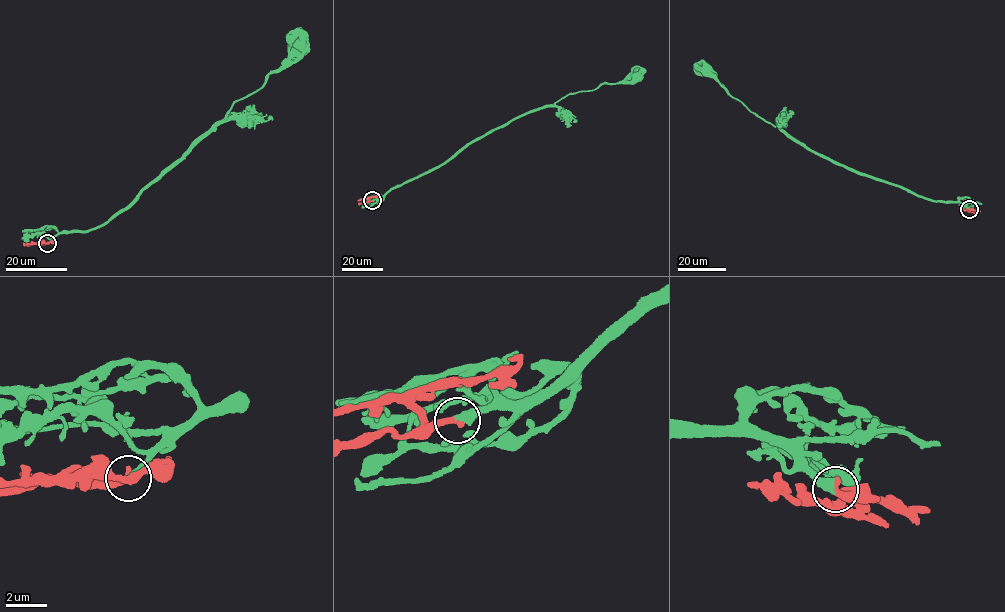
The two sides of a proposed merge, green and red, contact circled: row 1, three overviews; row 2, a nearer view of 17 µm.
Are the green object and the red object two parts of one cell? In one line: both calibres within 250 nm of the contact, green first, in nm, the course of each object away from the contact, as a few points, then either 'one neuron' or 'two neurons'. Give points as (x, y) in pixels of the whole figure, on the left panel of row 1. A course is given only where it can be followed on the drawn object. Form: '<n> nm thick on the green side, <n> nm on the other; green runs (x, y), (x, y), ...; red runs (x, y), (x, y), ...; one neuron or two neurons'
400 nm thick on the green side, 380 nm on the other; green runs (47, 243), (62, 232), (105, 224), (129, 208), (223, 123), (234, 101), (298, 61), (302, 42); red runs (47, 243), (39, 242), (53, 240); one neuron

